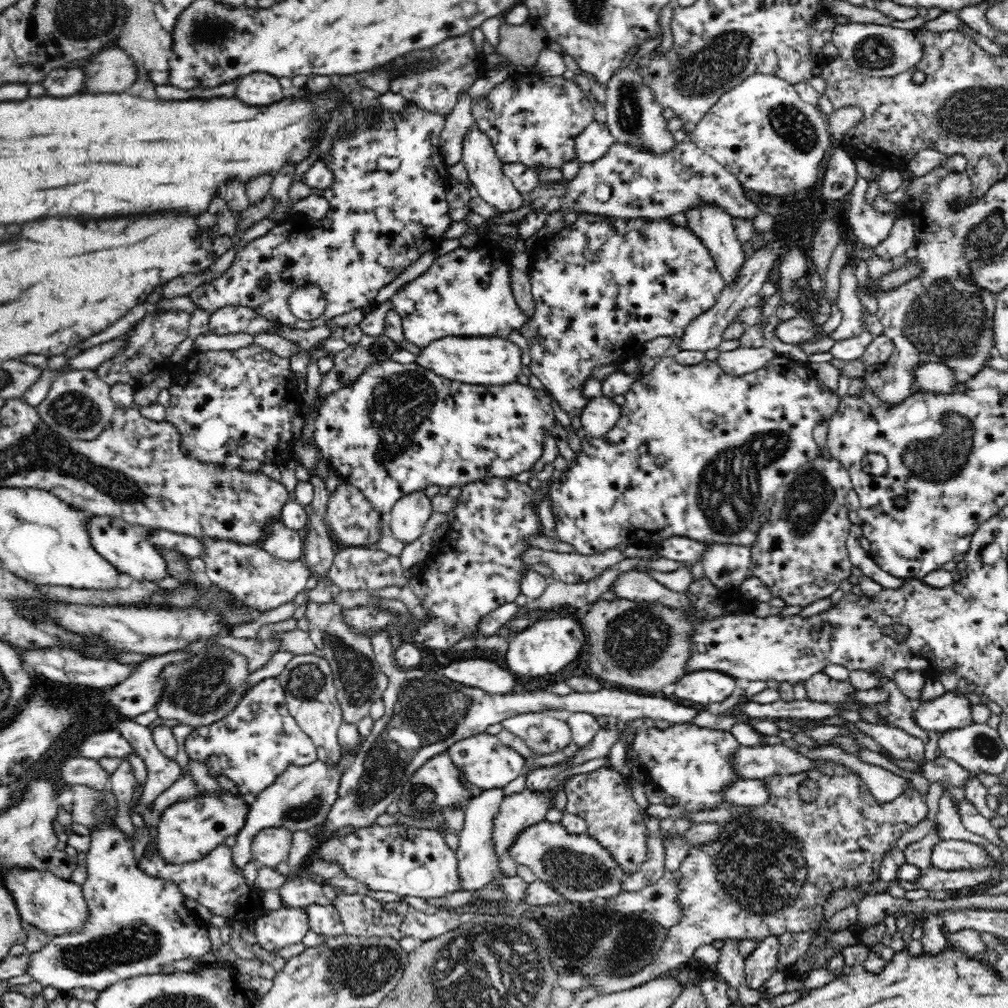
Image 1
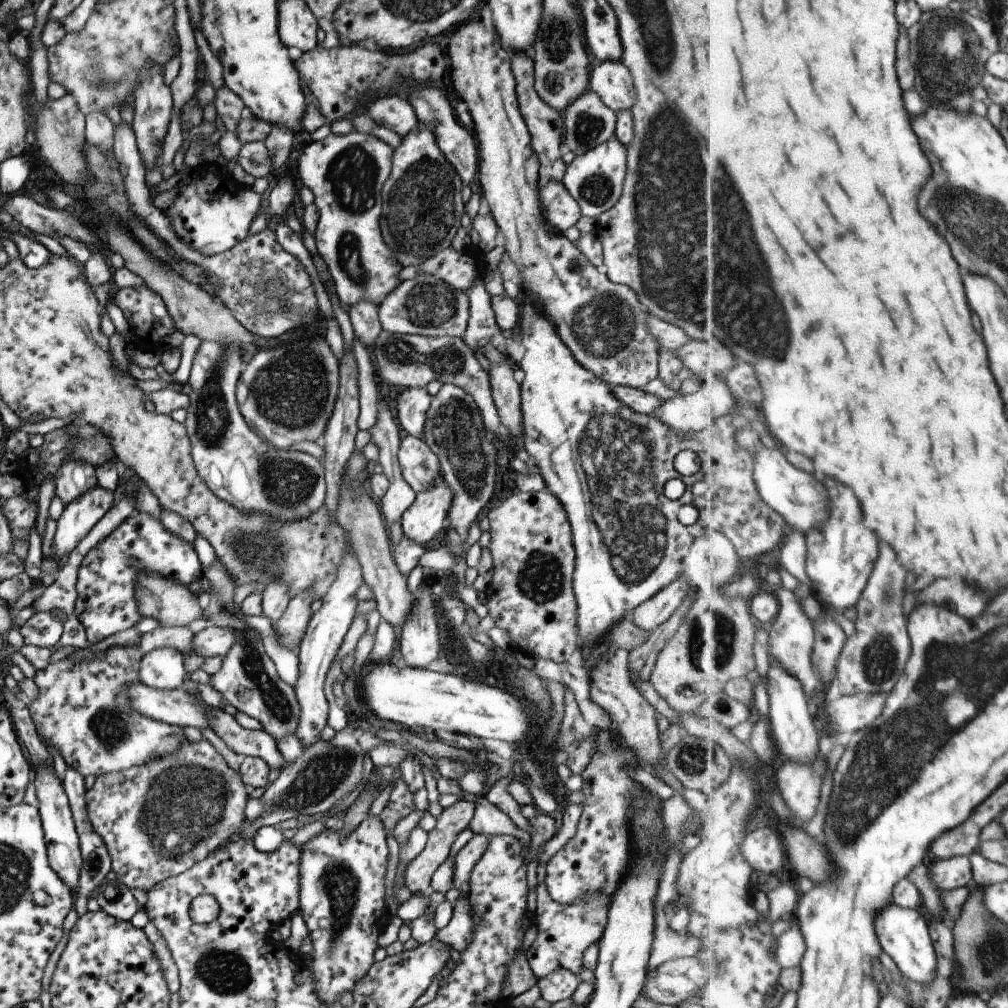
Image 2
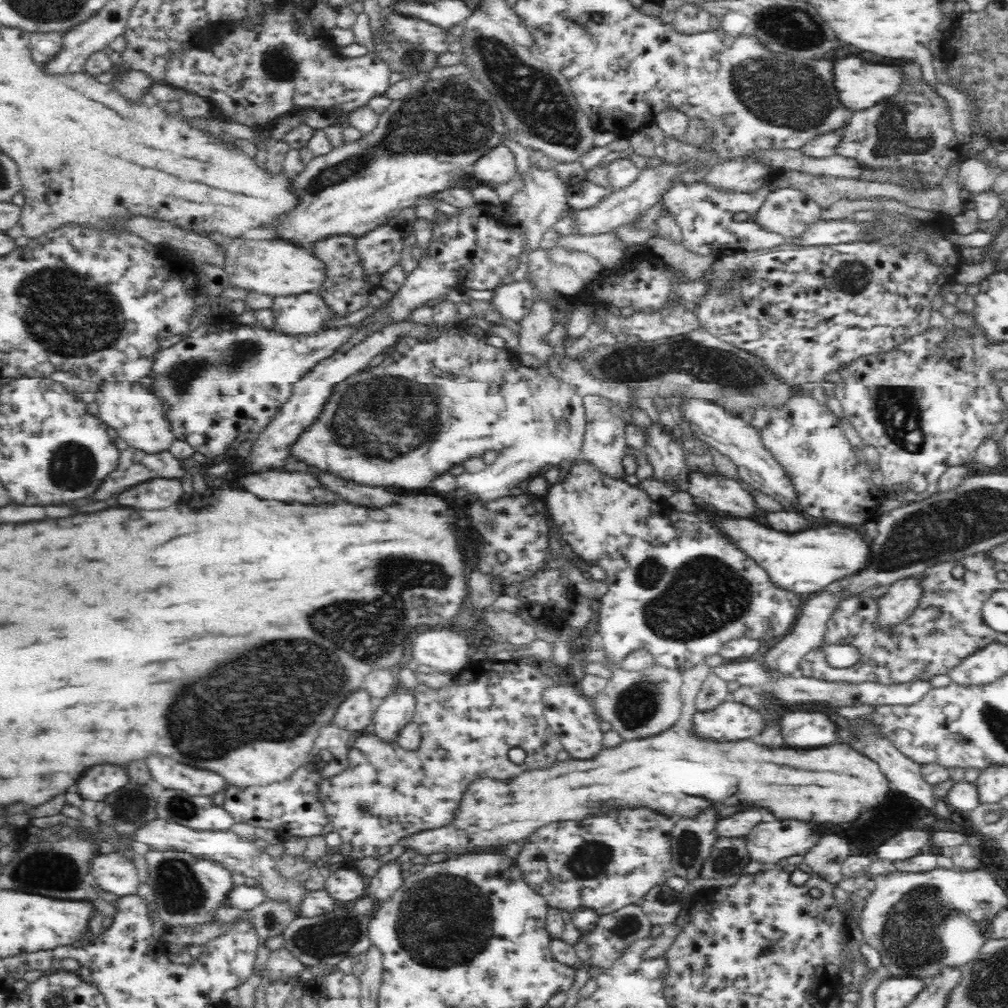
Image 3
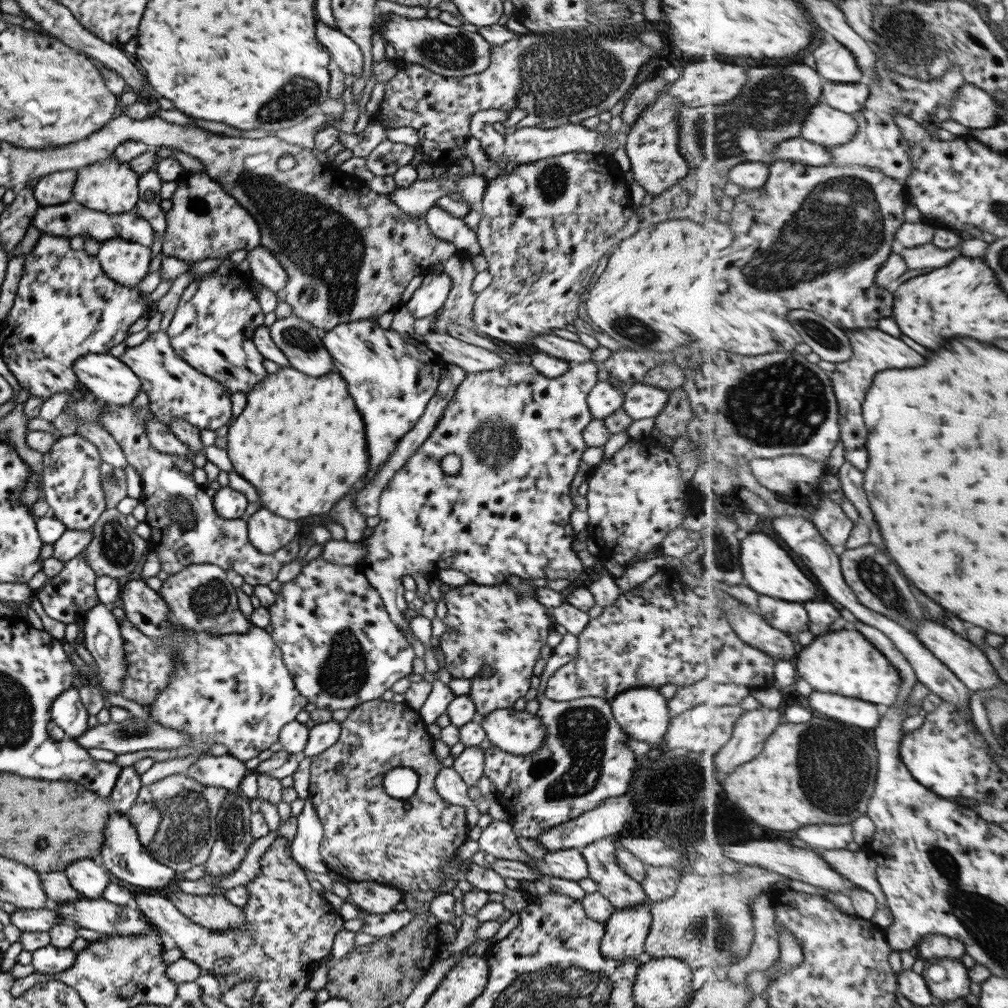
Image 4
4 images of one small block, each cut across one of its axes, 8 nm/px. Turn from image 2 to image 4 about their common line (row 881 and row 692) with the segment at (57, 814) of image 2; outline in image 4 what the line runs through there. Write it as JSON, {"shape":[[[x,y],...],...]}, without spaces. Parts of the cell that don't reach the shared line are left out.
{"shape":[[[69,687],[61,691],[49,706],[50,721],[66,734],[66,740],[75,740],[87,729],[87,712],[79,701],[78,690]]]}

